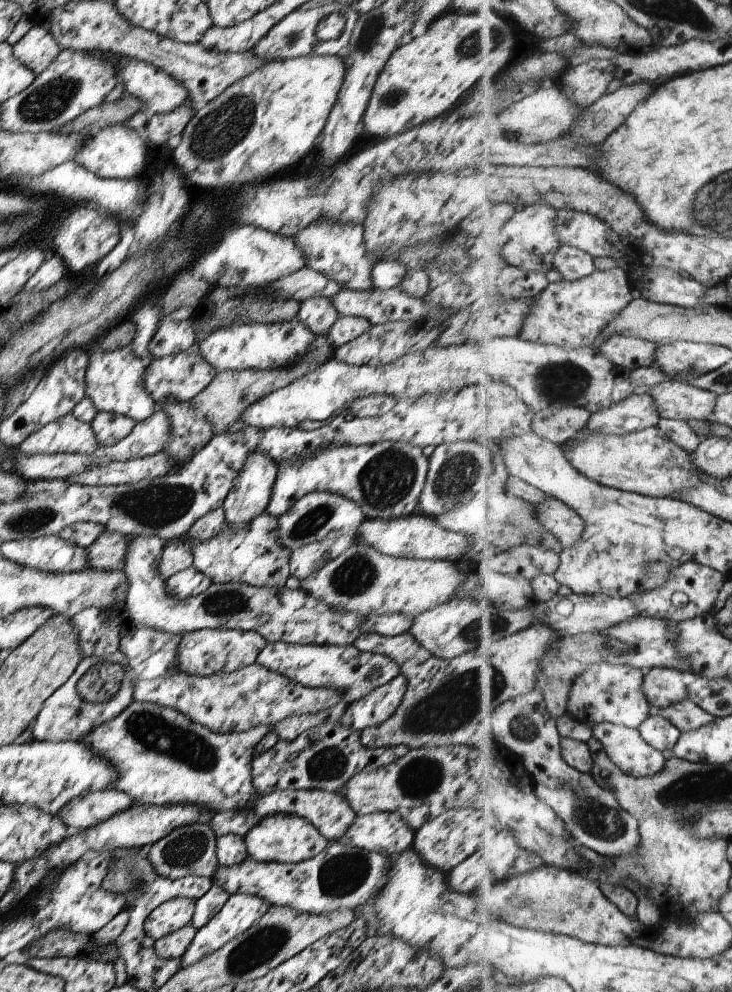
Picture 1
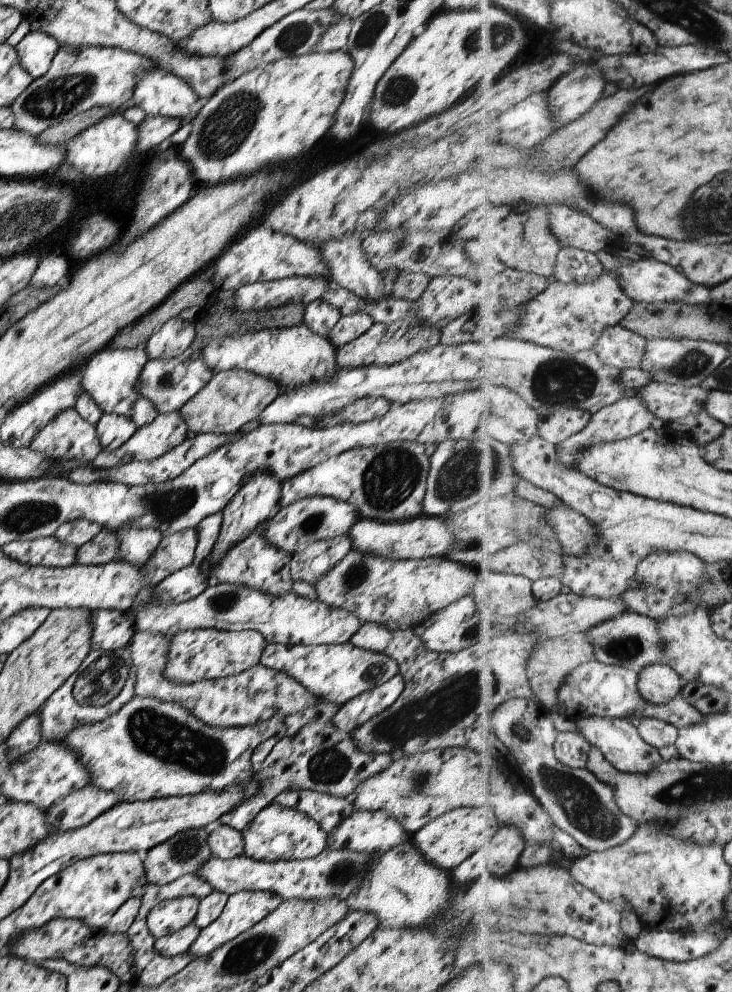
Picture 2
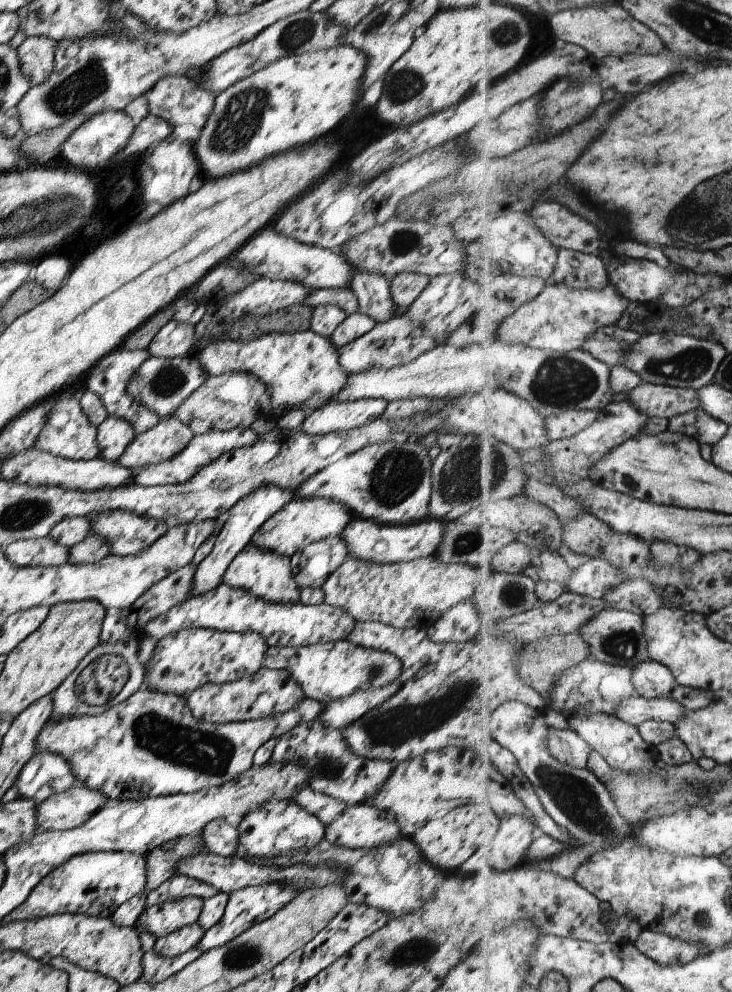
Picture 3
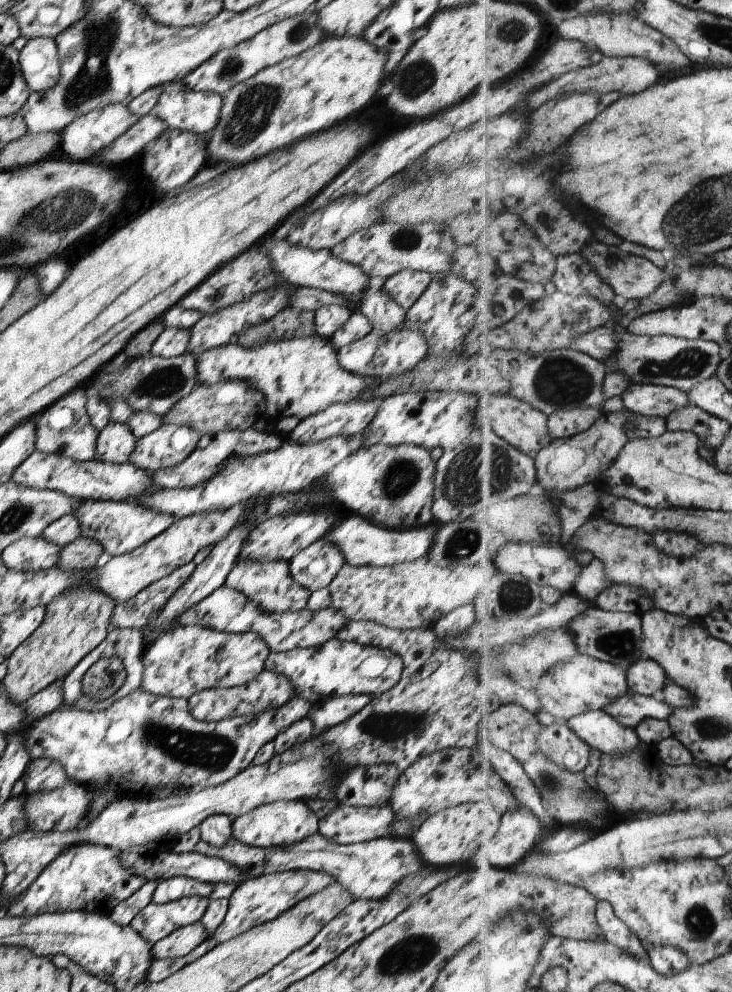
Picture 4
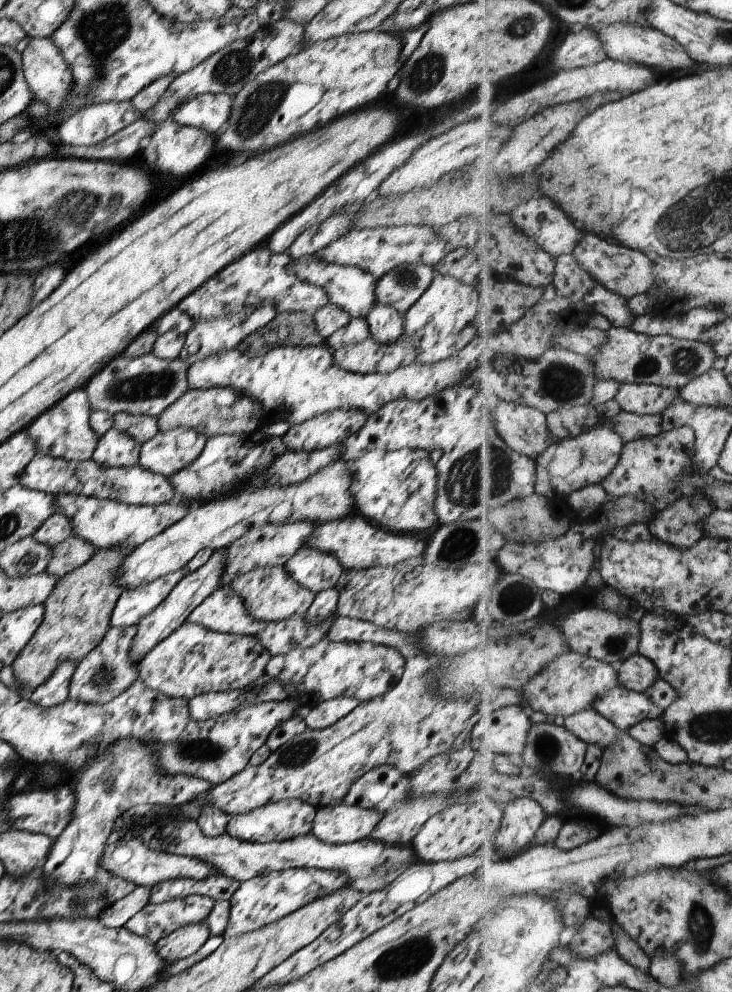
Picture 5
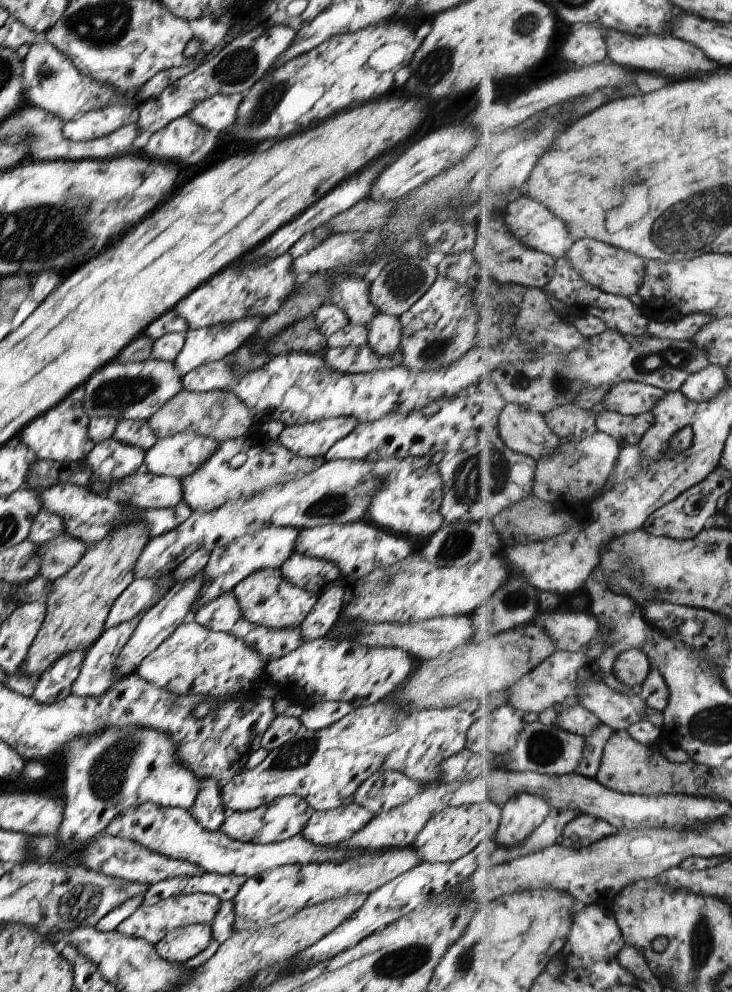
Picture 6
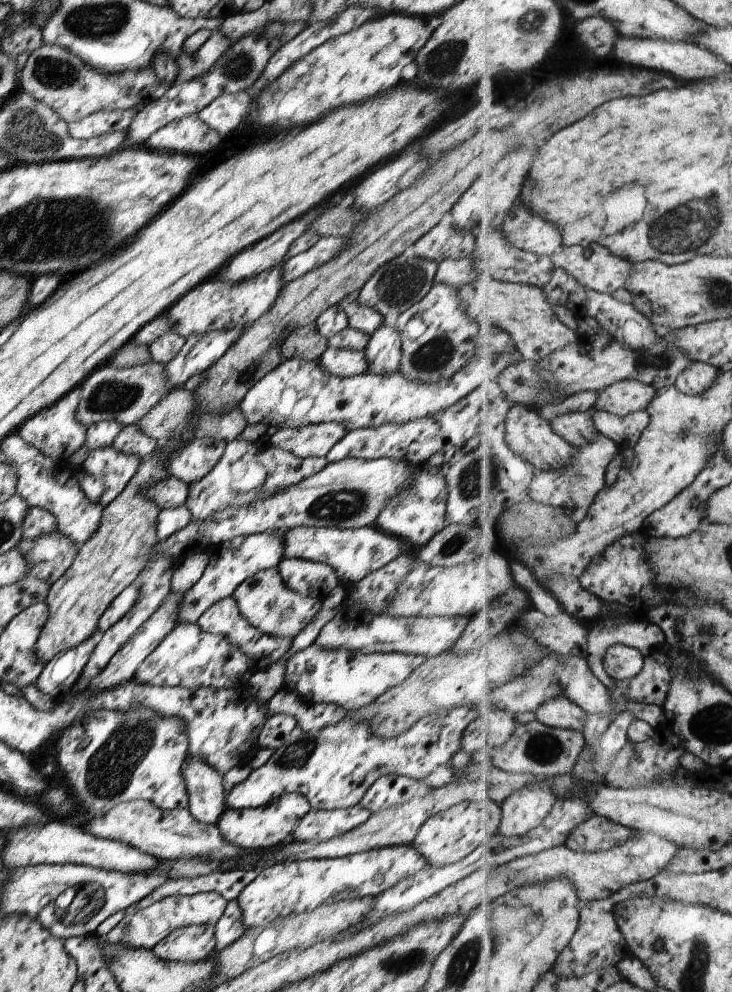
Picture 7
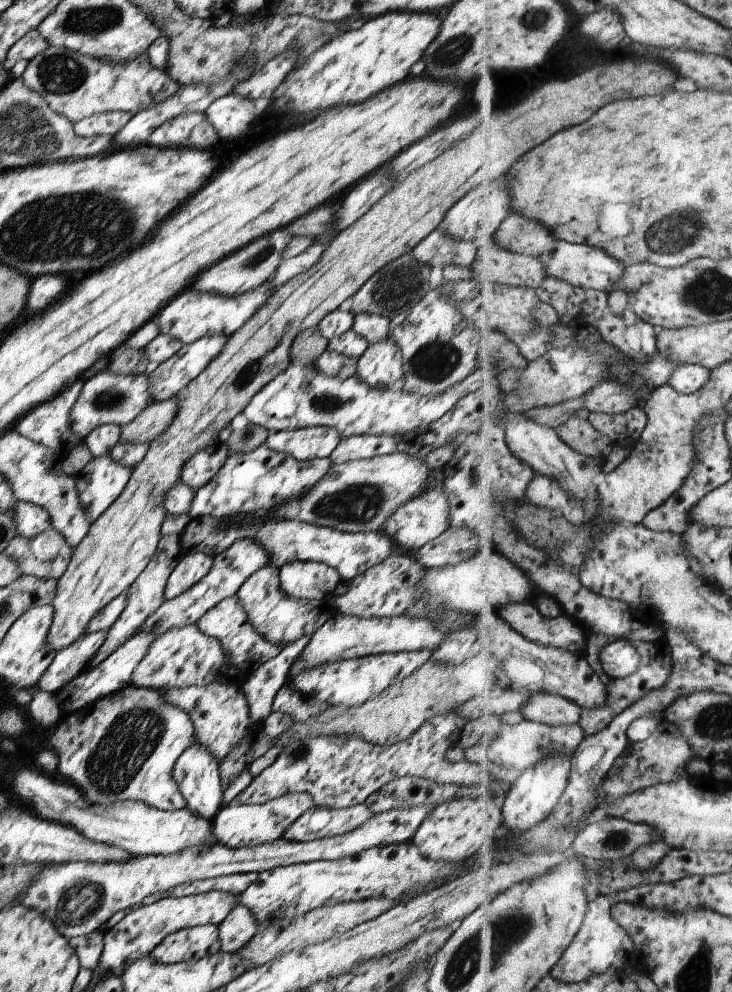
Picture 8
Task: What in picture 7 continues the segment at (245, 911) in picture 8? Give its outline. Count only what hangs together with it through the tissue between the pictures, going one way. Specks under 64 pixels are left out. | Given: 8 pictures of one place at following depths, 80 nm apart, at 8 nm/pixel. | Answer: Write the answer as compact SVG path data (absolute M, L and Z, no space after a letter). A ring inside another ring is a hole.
M235 900L228 901L221 918L214 925L215 946L218 953L233 944L247 930L242 923L241 909Z

